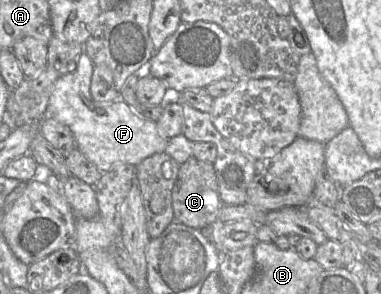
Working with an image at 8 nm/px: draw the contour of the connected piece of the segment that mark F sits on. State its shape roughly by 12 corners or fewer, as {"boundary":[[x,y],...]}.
{"boundary":[[81,53],[48,113],[102,173],[165,152],[156,122],[96,101]]}

